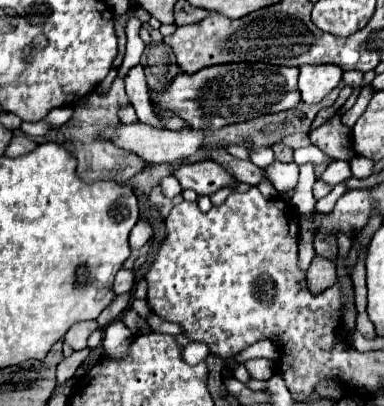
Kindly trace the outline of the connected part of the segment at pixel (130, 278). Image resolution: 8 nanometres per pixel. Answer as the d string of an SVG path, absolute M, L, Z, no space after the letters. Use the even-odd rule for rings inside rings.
M120 269L116 279L114 279L114 293L116 295L122 295L122 293L128 293L134 289L134 277L136 273L134 271L128 271L128 269Z

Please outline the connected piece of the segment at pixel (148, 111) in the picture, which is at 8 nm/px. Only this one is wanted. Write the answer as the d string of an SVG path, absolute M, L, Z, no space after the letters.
M136 65L128 71L128 75L124 77L124 85L126 85L128 99L130 99L132 107L136 109L138 121L162 129L162 125L158 123L158 119L152 113L150 95L148 95L148 87L146 87L146 79L144 79L144 69L140 65Z

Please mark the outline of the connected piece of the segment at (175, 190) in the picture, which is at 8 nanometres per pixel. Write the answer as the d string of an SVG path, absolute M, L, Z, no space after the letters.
M172 175L164 177L164 179L160 181L160 187L162 187L162 193L164 193L166 197L170 197L170 199L182 193L182 187L178 185L178 179L176 179L176 177L172 177Z

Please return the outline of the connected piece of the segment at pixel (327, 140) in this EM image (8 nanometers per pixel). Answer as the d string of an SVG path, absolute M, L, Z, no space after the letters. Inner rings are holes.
M340 111L332 115L324 125L316 127L310 133L310 139L316 147L320 147L332 159L350 161L356 155L350 141L350 129L340 123Z

